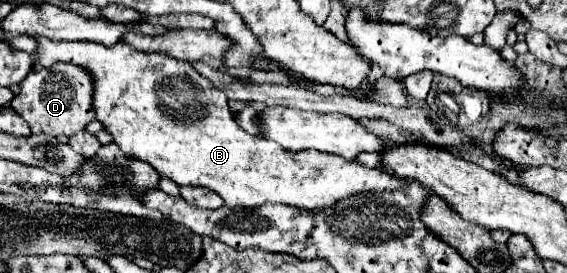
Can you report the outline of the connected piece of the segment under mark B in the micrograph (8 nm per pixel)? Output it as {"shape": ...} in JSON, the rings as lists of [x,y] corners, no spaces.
{"shape":[[[32,35],[38,43],[34,51],[34,61],[42,67],[52,67],[54,63],[74,63],[90,71],[94,79],[94,113],[104,129],[112,135],[114,143],[126,153],[140,161],[150,163],[160,175],[170,177],[176,185],[196,185],[216,191],[226,207],[260,207],[264,203],[282,203],[306,211],[324,209],[348,195],[366,191],[394,191],[406,181],[386,175],[382,169],[368,169],[356,161],[346,161],[338,155],[318,153],[314,149],[306,151],[286,151],[278,143],[246,133],[234,121],[228,109],[228,97],[224,91],[216,89],[200,73],[196,73],[190,63],[178,61],[162,53],[142,53],[126,43],[114,47],[102,47],[100,43],[86,41],[52,41],[42,35]]]}

